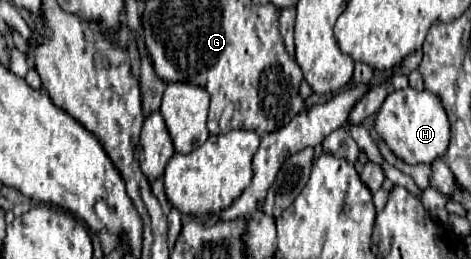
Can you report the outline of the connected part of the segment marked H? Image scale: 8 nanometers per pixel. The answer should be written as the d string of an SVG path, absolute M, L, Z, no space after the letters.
M392 90L376 114L374 128L388 148L406 164L432 164L446 152L450 142L450 124L442 102L436 94L426 90Z

